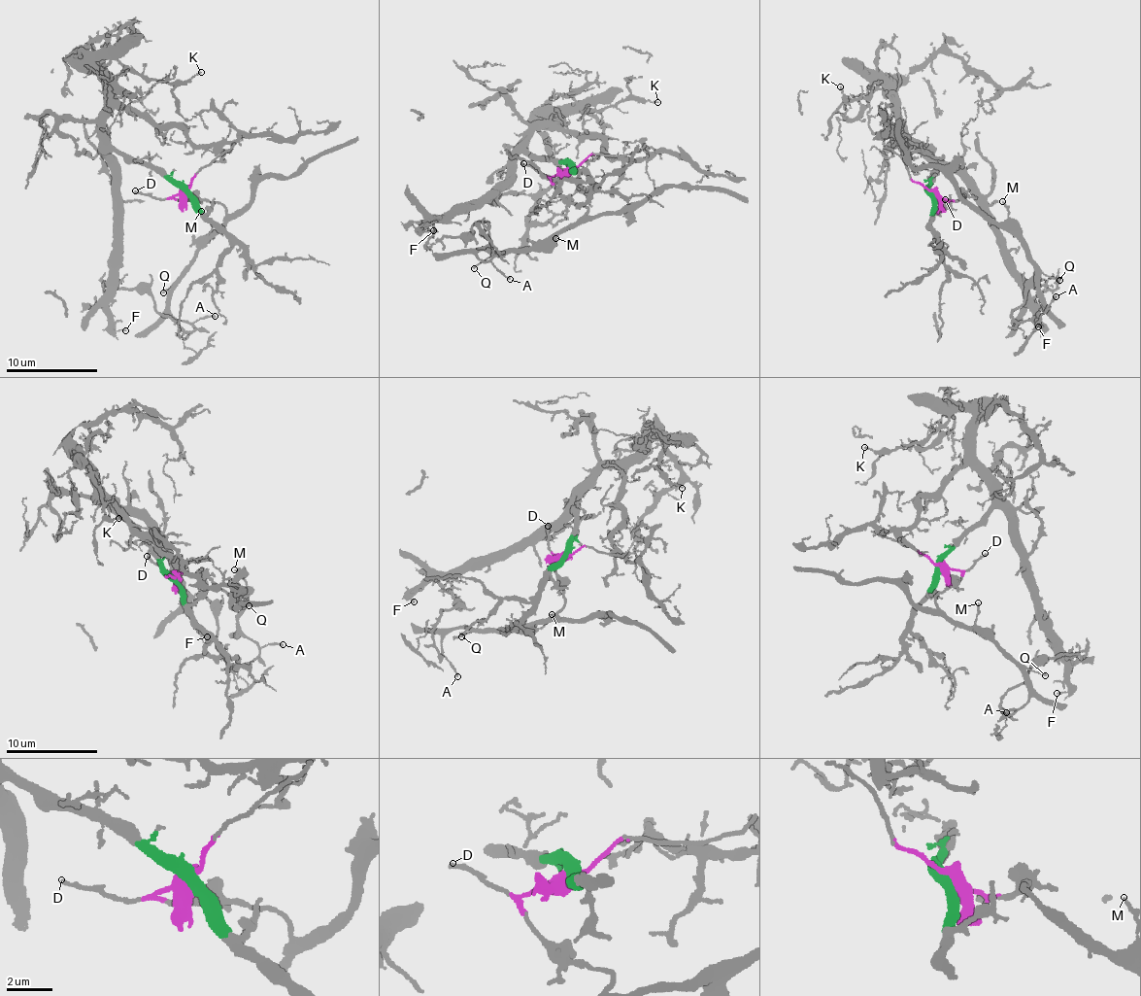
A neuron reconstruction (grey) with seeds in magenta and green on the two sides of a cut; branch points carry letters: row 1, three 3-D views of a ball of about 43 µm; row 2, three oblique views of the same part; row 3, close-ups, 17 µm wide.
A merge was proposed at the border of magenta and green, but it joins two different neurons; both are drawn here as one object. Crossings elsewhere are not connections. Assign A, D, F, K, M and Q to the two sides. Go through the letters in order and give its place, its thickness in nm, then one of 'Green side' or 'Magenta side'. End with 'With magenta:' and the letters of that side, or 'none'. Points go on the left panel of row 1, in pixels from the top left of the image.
A: Place: (215, 316). Thickness 160 nm. Magenta side
D: Place: (135, 190). Thickness 180 nm. Magenta side
F: Place: (125, 330). Thickness 130 nm. Green side
K: Place: (201, 72). Thickness 120 nm. Green side
M: Place: (201, 211). Thickness 140 nm. Magenta side
Q: Place: (163, 292). Thickness 120 nm. Magenta side
With magenta: A, D, M, Q

